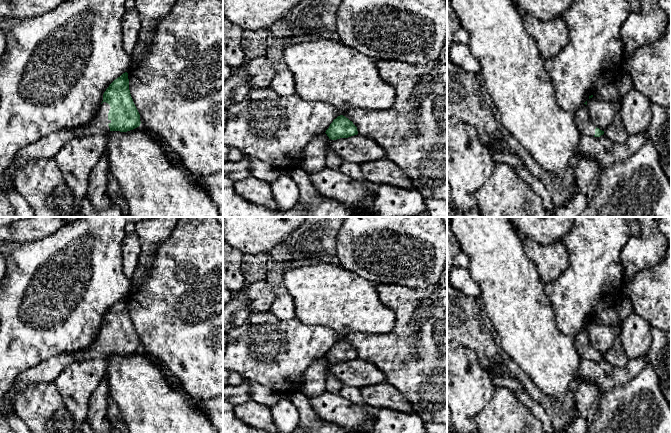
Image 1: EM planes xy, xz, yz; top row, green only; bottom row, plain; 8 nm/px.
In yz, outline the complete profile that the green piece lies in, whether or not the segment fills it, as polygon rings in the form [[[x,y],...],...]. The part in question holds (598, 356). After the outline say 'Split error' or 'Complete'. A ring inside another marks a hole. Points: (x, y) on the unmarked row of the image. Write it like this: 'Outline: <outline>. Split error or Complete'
Outline: [[[587,325],[583,328],[582,332],[575,336],[575,347],[582,359],[589,359],[593,361],[600,361],[604,358],[604,355],[597,352],[590,344]]]. Split error

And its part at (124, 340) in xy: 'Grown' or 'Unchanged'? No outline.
Grown

